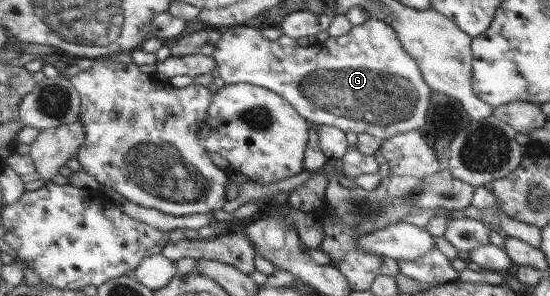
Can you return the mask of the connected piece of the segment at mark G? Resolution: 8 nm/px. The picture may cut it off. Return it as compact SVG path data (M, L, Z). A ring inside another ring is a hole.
M371 17L361 25L353 26L345 35L329 36L323 42L312 40L305 46L296 47L283 46L279 40L269 40L259 27L239 25L225 29L216 45L214 56L219 62L220 77L226 85L247 83L276 91L309 123L330 125L345 132L369 133L382 141L406 131L419 130L427 122L432 91L424 83L416 61L403 49L397 33L383 20ZM297 93L303 93L301 101L311 101L315 105L303 105L297 101Z

